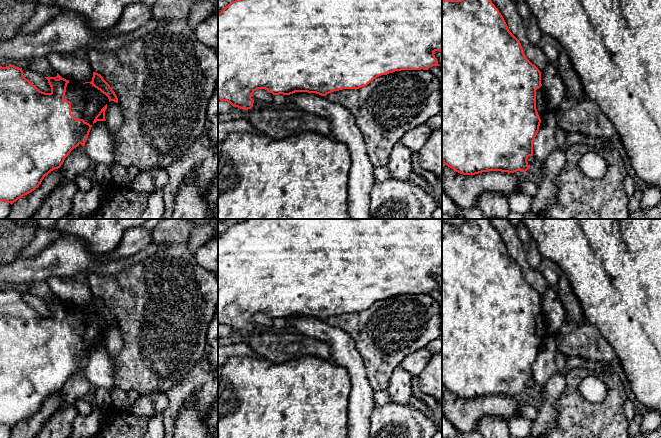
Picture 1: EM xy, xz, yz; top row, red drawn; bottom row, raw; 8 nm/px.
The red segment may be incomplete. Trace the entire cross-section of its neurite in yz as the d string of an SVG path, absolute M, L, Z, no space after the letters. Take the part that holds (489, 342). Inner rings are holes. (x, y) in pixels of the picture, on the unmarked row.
M466 219L461 224L442 223L442 386L454 395L463 399L475 399L488 395L501 395L514 397L516 395L526 396L529 393L527 383L533 380L533 365L539 355L539 350L544 337L547 335L546 320L542 315L541 296L532 288L525 280L520 265L509 255L508 250L499 236L499 234L492 227L488 219Z

